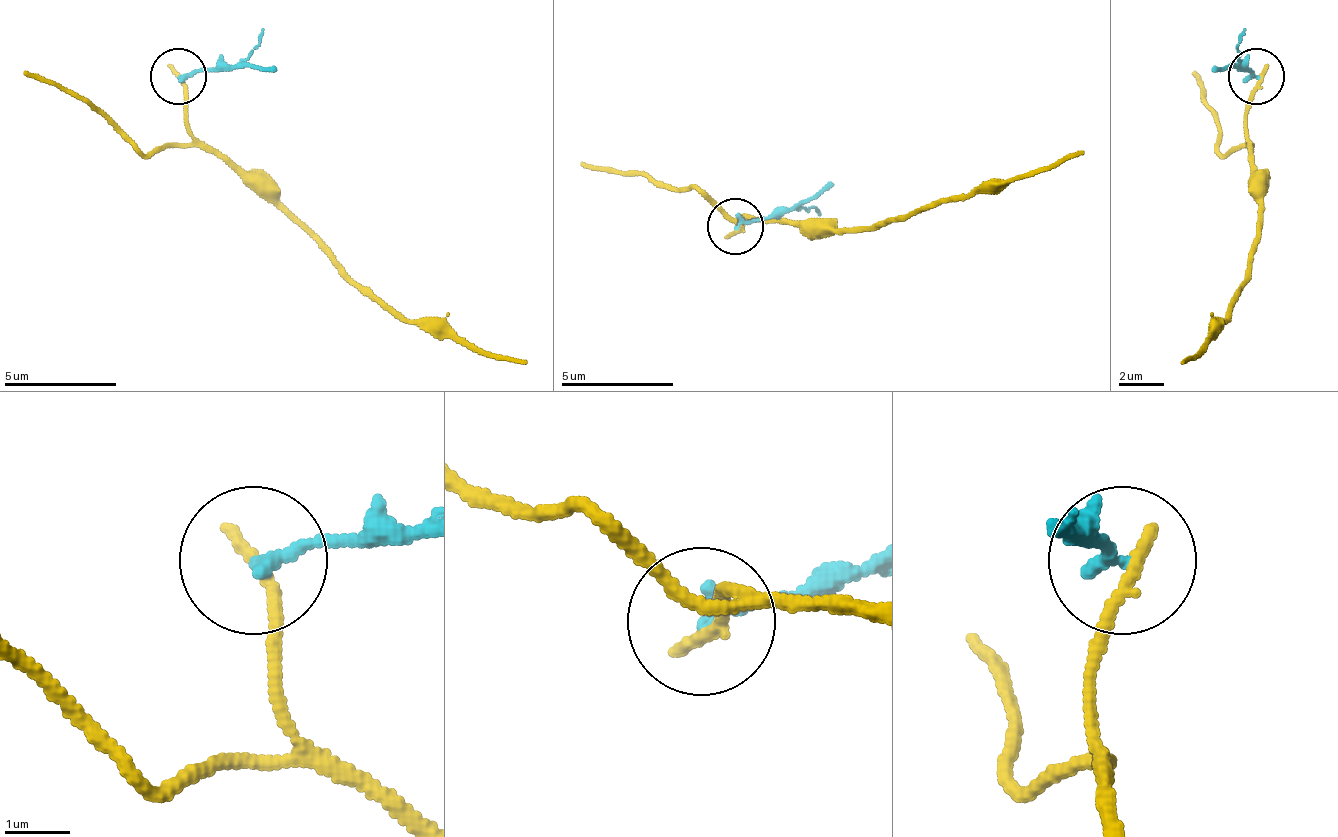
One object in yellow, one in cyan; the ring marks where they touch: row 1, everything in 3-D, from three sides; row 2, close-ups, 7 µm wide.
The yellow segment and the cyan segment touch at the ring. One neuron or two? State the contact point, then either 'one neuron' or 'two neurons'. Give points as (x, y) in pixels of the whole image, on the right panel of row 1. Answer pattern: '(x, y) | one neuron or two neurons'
(1256, 76) | two neurons

